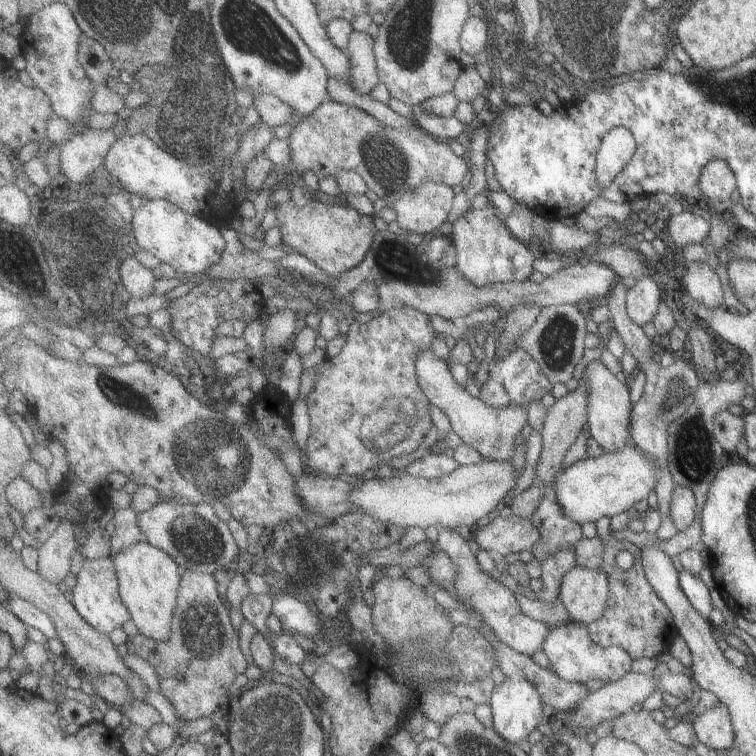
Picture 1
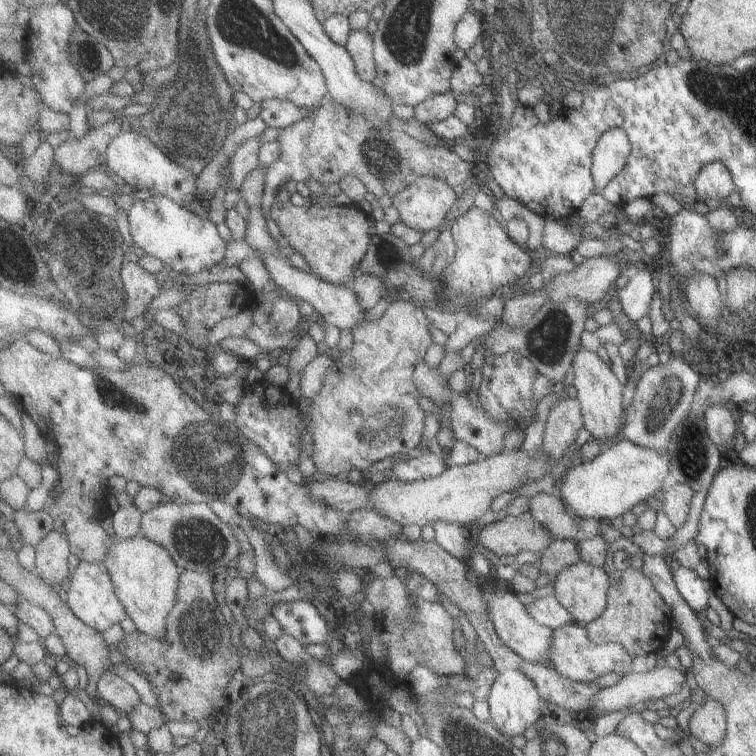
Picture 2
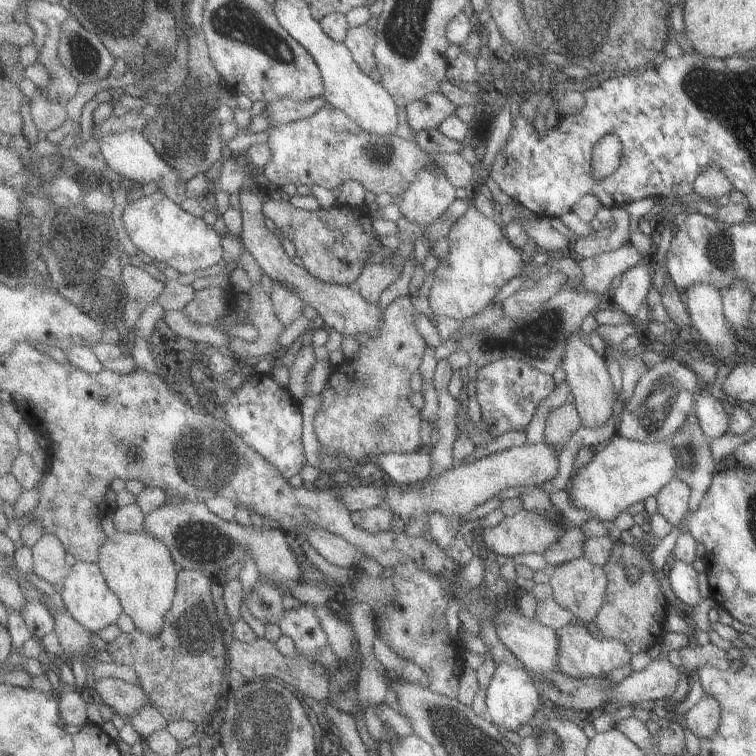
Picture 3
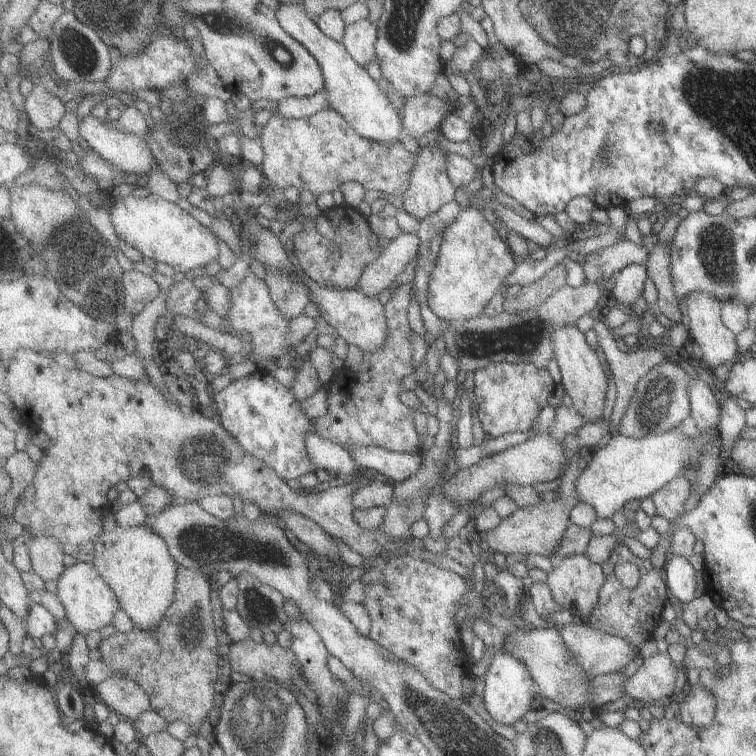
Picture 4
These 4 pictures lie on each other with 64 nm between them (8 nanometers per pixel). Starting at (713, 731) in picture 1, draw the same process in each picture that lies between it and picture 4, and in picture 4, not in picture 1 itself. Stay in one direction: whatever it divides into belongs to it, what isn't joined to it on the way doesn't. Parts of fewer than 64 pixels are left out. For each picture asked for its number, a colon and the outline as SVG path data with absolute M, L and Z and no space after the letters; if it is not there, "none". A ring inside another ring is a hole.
2: M707 696L703 704L697 706L689 716L689 732L705 746L719 744L727 736L727 720L723 704Z
3: M703 694L685 714L685 726L695 736L701 738L713 736L719 728L719 722L721 722L721 702L717 702L711 694Z
4: M697 682L695 686L689 684L689 692L679 702L679 716L687 724L709 726L715 716L715 702L717 696L713 694L713 690L705 688L701 682Z

